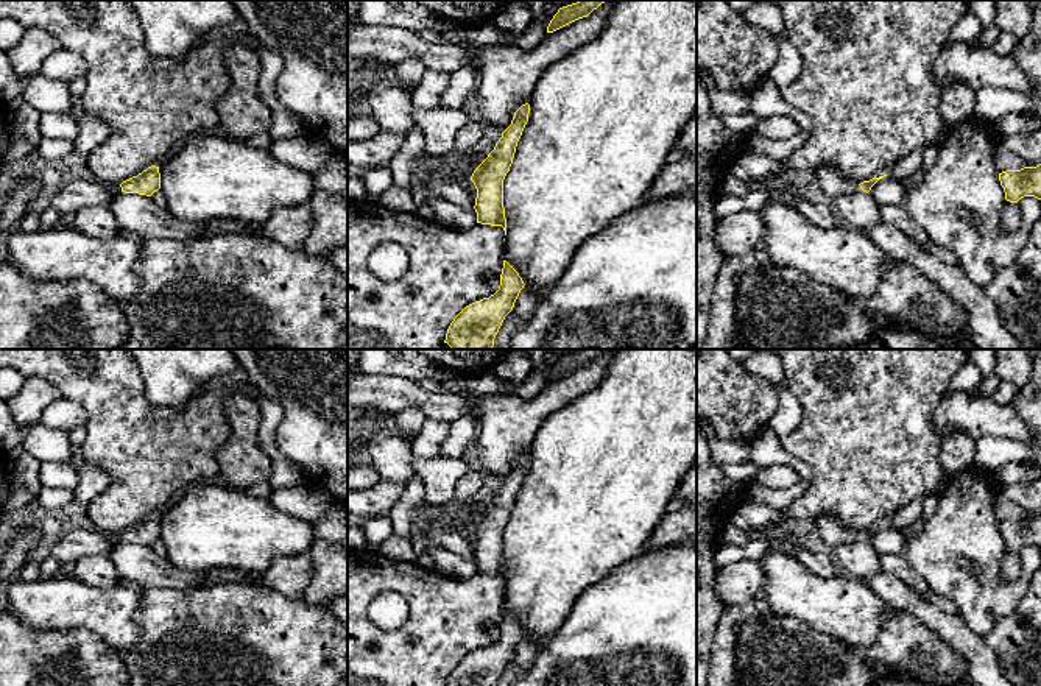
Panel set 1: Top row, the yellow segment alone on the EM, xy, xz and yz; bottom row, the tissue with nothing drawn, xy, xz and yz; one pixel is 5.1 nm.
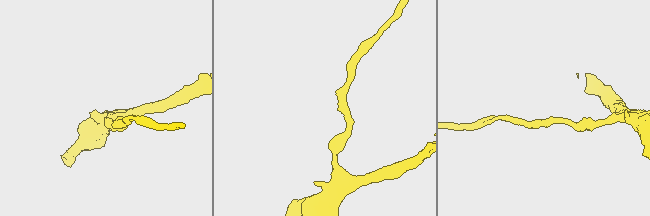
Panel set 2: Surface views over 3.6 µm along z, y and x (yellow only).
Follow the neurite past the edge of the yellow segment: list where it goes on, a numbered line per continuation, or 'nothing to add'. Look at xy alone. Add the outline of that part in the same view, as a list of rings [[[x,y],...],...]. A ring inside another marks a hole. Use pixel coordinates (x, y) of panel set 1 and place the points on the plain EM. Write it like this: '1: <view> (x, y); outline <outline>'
nothing to add

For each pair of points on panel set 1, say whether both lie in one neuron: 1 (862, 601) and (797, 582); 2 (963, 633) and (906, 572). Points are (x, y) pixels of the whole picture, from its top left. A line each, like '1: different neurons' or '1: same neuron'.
1: same neuron
2: different neurons

